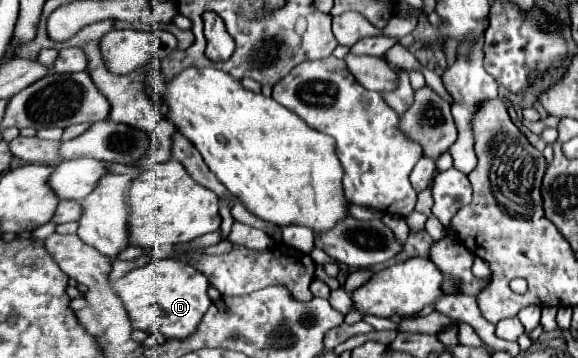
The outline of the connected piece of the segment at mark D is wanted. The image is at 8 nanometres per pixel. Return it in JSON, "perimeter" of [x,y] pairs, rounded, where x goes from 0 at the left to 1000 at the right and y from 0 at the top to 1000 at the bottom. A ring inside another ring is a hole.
{"perimeter":[[[268,726],[247,749],[234,749],[209,782],[196,788],[192,804],[213,838],[227,911],[234,922],[251,922],[254,933],[282,927],[285,944],[324,944],[337,927],[348,883],[365,855],[358,827],[358,777],[313,726]]]}

